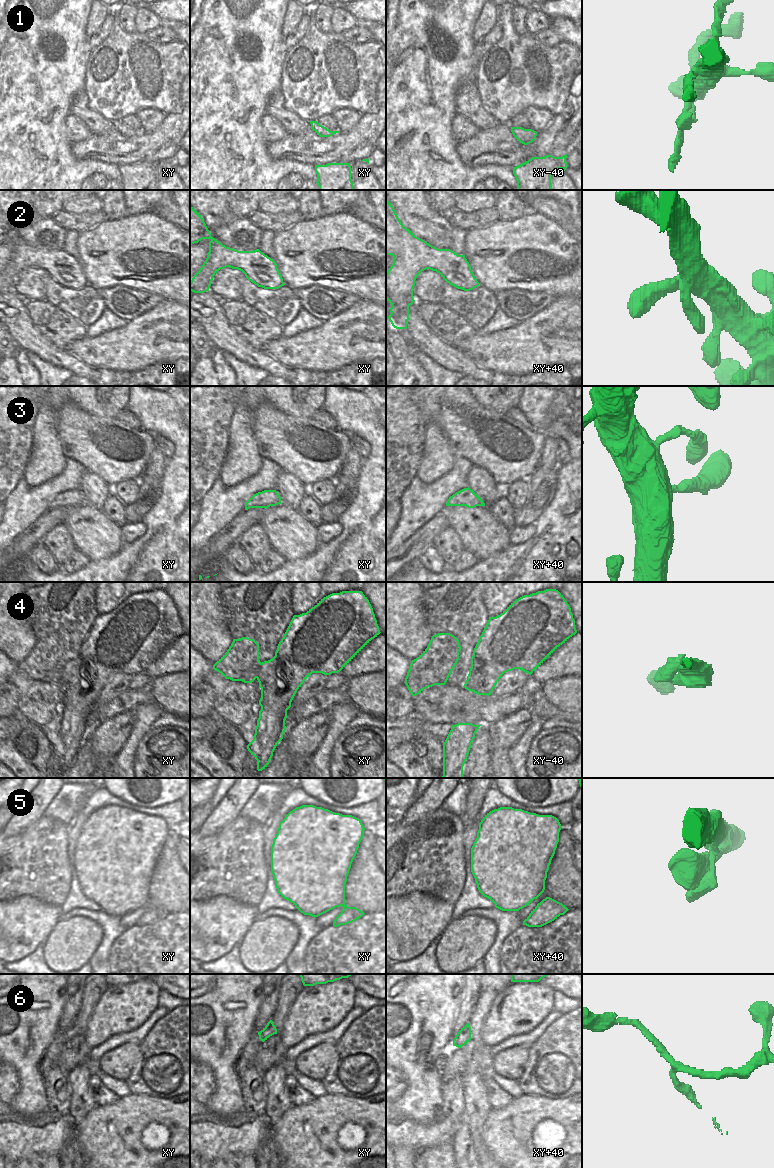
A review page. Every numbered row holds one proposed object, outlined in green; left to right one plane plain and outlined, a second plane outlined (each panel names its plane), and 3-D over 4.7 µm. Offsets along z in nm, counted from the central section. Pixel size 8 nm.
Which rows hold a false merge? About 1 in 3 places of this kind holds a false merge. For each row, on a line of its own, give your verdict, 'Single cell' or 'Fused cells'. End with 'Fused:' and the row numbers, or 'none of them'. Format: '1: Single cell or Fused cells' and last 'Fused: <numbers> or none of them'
1: Single cell
2: Single cell
3: Single cell
4: Fused cells
5: Single cell
6: Single cell
Fused: 4

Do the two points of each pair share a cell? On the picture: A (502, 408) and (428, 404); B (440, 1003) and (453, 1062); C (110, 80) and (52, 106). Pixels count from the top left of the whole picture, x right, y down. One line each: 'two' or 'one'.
A: two
B: two
C: two

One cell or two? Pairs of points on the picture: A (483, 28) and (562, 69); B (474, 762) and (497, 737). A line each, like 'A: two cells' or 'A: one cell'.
A: two cells
B: two cells

